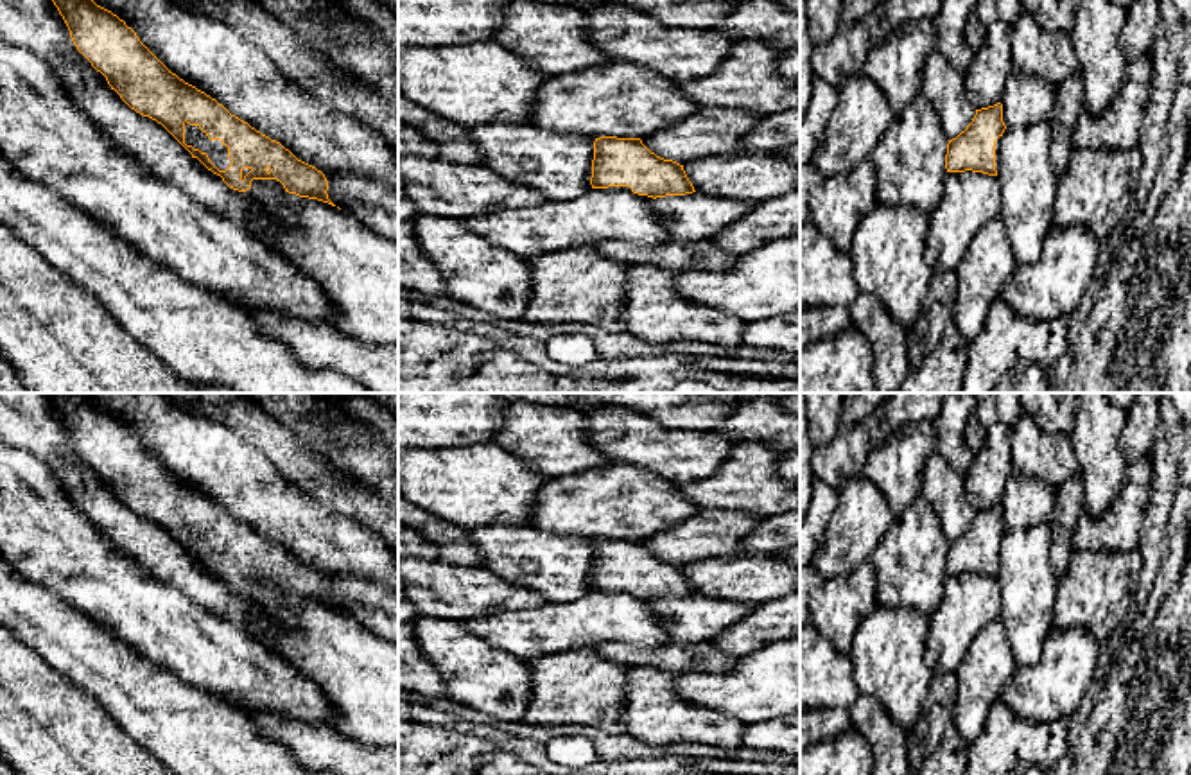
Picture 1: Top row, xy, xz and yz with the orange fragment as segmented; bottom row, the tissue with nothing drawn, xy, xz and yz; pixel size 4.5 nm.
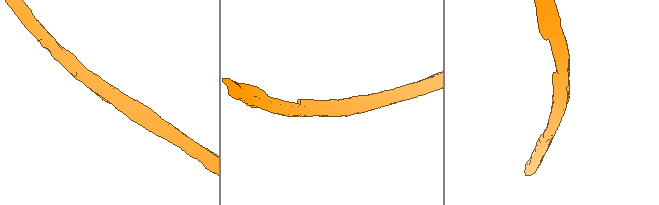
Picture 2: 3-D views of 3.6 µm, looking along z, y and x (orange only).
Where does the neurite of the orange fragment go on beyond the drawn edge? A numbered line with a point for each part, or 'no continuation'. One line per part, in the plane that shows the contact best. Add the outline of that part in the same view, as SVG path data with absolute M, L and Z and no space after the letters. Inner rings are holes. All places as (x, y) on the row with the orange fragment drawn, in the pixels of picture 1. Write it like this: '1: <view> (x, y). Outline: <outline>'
1: xy (217, 153). Outline: M185 122L185 144L206 152L210 161L219 169L226 170L231 163L228 158L228 147L221 140L210 140L199 126L190 126Z

